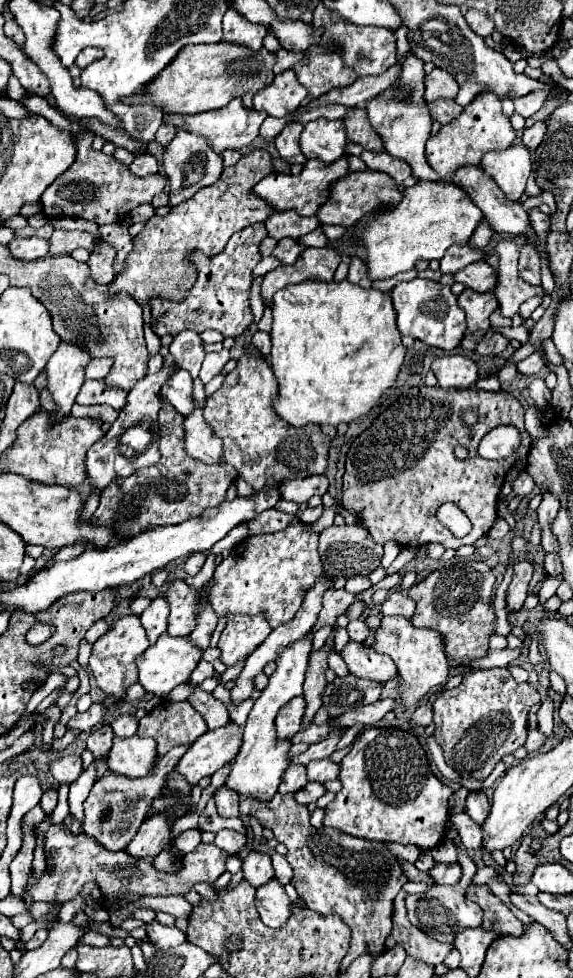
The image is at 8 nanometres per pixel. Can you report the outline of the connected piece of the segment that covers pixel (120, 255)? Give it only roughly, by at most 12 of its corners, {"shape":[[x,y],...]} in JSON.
{"shape":[[127,224],[99,226],[101,240],[115,248],[115,274],[131,252]]}

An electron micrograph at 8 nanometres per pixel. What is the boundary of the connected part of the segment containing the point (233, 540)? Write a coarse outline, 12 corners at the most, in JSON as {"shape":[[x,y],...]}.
{"shape":[[247,524],[235,526],[211,548],[213,554],[231,550],[247,536]]}

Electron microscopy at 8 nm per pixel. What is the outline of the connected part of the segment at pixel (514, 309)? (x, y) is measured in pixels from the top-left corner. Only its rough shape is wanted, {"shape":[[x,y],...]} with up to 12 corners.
{"shape":[[499,240],[499,278],[495,296],[501,314],[513,318],[542,287],[525,284],[517,274],[519,246]]}

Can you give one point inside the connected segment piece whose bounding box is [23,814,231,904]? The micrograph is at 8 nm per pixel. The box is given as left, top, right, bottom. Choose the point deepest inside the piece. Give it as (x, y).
(77, 859)

